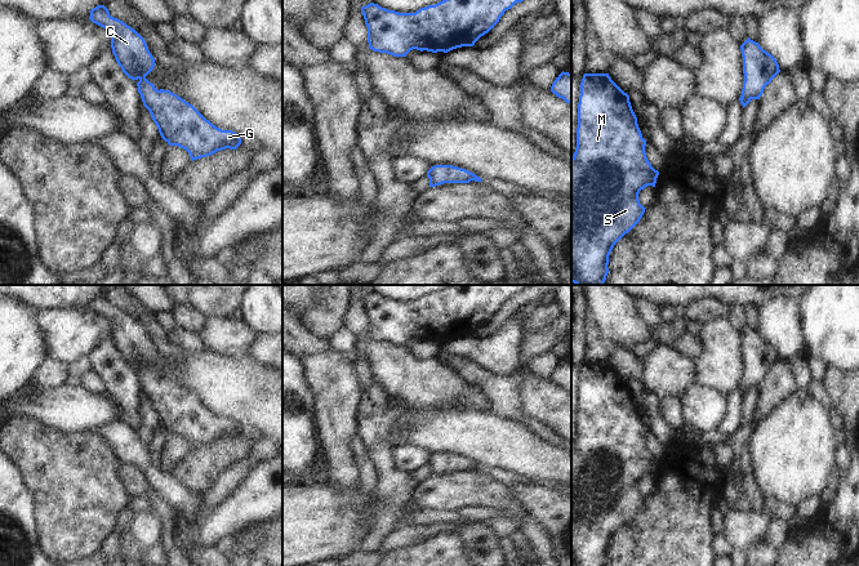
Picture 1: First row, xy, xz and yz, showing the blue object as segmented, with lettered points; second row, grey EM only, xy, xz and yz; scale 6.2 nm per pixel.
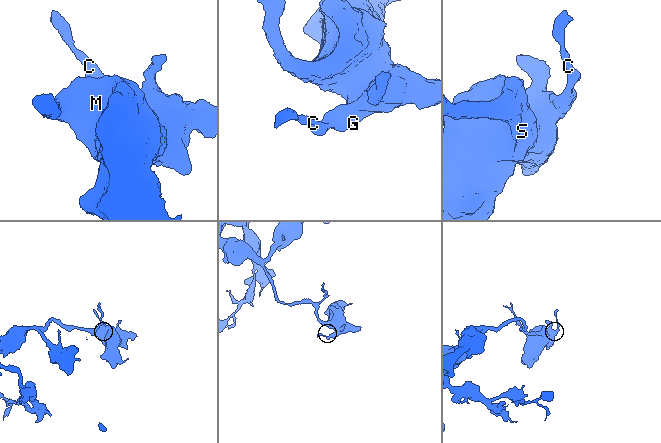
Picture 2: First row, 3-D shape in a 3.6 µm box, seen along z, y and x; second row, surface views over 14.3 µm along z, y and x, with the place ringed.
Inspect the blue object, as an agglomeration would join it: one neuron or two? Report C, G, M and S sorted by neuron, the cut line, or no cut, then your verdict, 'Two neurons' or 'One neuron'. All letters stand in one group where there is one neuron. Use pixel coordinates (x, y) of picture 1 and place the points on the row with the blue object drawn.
Groups: C G M S. No split. One neuron

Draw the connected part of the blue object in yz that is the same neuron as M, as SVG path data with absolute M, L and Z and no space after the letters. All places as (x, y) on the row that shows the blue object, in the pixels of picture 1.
M584 73L578 103L577 148L571 157L571 282L575 285L604 285L614 245L642 218L646 208L640 204L638 193L647 186L655 187L659 175L646 157L645 146L629 95L609 73Z

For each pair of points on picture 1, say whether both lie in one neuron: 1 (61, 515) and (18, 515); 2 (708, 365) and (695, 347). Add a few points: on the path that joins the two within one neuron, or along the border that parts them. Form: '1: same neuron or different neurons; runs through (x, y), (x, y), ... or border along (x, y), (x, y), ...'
1: different neurons; border along (32, 498), (35, 513)
2: different neurons; border along (699, 337), (702, 353), (695, 360)

